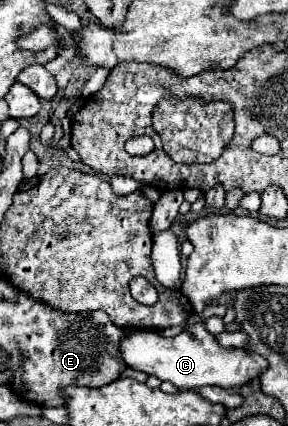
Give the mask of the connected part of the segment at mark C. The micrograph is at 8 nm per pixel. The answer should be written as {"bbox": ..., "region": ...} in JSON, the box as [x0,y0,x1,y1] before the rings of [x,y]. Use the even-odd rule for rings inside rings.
{"bbox":[121,323,267,389],"region":[[[203,323],[189,327],[187,331],[167,339],[157,331],[133,331],[123,337],[121,345],[121,361],[129,369],[143,371],[147,375],[155,375],[161,381],[169,381],[179,389],[195,389],[203,385],[219,385],[219,387],[241,387],[247,381],[259,377],[263,369],[267,369],[267,361],[255,353],[247,353],[245,349],[225,349],[215,337],[205,329]]]}

